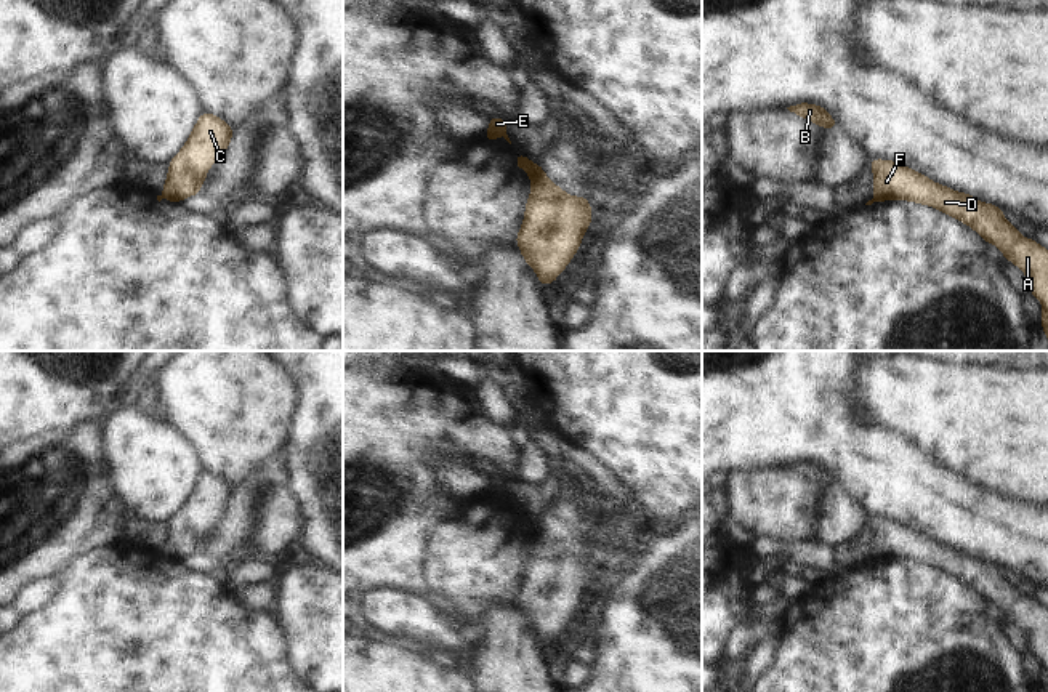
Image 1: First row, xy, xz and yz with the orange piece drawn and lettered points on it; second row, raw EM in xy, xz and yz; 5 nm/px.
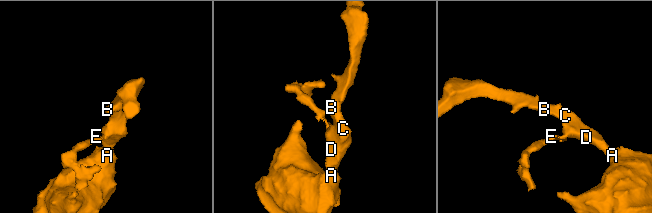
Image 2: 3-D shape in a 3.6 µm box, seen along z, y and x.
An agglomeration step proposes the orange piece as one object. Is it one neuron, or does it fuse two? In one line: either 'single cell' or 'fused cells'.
fused cells

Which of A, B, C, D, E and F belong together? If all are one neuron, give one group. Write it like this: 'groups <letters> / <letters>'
groups A B C D F / E

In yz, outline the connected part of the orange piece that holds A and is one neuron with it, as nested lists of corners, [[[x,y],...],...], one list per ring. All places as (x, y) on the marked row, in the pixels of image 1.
[[[869,160],[873,168],[873,199],[910,200],[931,205],[973,227],[987,243],[997,245],[1006,261],[1021,268],[1030,293],[1043,304],[1042,328],[1048,336],[1048,250],[1022,237],[1003,216],[1003,210],[973,195],[955,192],[928,176],[893,160]]]

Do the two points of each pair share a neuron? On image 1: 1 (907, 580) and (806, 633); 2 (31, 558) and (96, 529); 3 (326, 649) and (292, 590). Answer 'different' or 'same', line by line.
1: same
2: same
3: same

